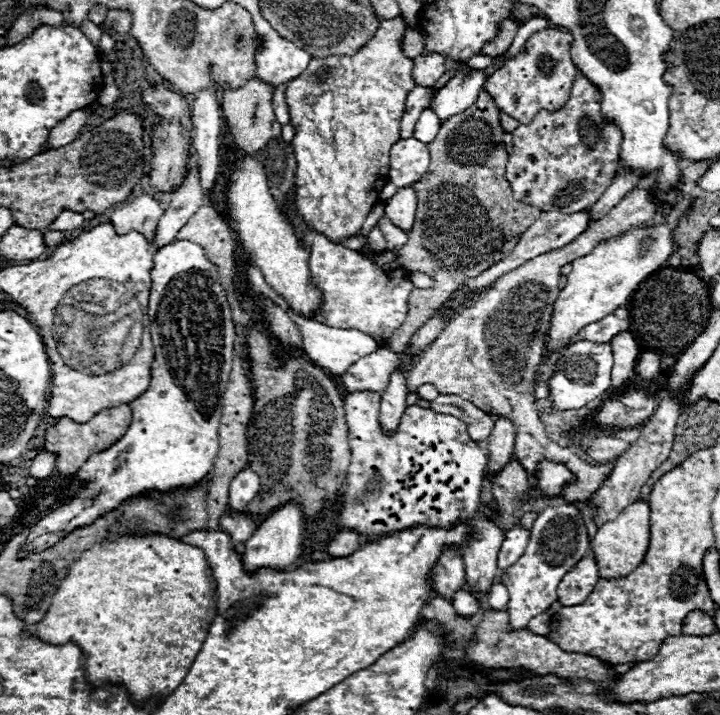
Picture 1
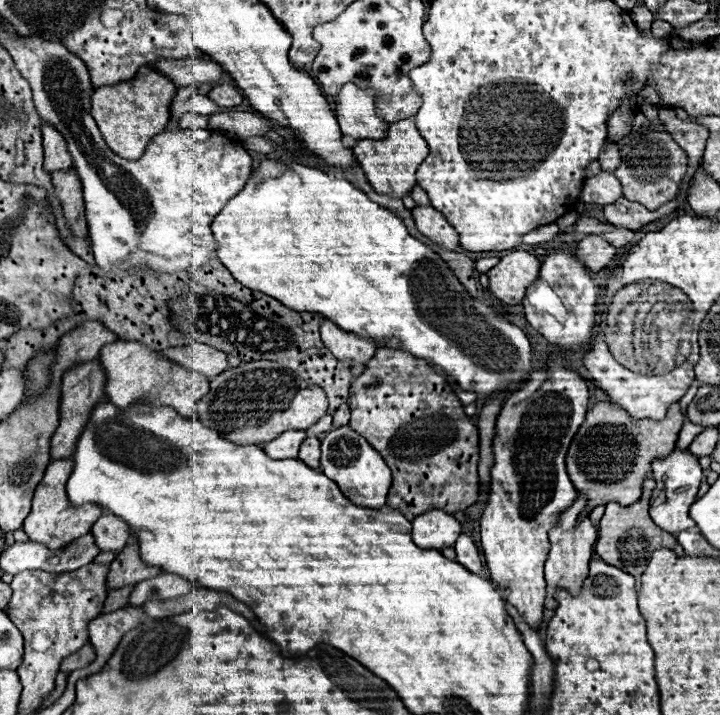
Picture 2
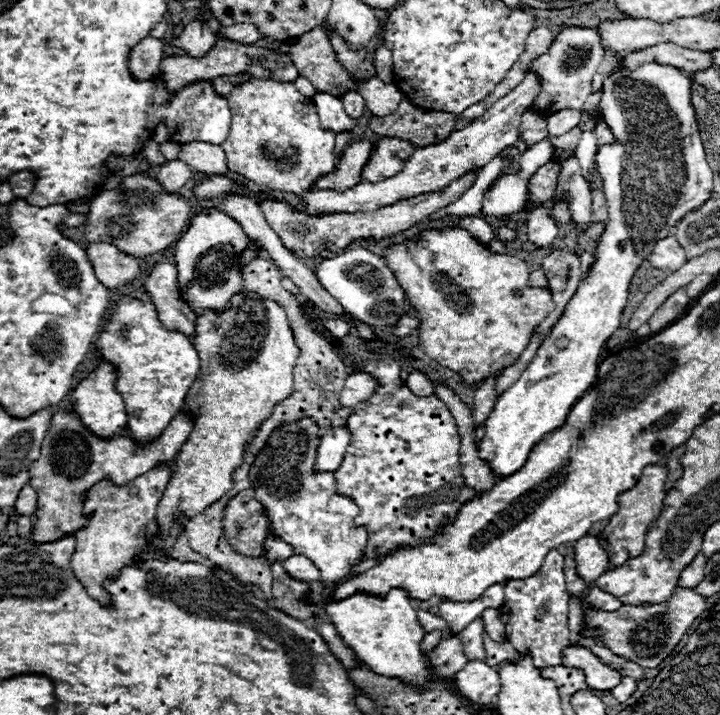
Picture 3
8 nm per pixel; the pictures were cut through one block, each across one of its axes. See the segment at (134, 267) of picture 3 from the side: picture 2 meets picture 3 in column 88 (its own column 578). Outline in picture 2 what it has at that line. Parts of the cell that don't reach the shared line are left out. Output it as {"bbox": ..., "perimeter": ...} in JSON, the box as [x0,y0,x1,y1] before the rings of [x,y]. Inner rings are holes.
{"bbox":[574,236,616,272],"perimeter":[[[586,236],[584,240],[578,242],[574,254],[578,254],[578,258],[582,258],[582,262],[586,262],[586,266],[590,266],[590,270],[598,272],[614,258],[616,248],[610,246],[600,236]]]}

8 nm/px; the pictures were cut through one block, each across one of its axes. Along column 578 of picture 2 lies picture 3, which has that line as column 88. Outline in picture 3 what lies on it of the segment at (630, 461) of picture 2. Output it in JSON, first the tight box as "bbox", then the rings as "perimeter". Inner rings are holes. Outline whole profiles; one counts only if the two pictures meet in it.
{"bbox":[30,412,192,544],"perimeter":[[[56,412],[50,420],[46,438],[42,440],[40,458],[30,466],[30,486],[38,492],[38,510],[32,540],[36,544],[42,544],[58,540],[66,534],[76,534],[86,524],[86,516],[82,514],[84,498],[88,490],[100,480],[108,478],[112,484],[122,486],[136,476],[152,470],[156,464],[172,460],[190,436],[192,422],[186,420],[186,414],[182,418],[174,416],[174,420],[156,440],[142,446],[134,438],[122,434],[100,438],[92,434],[74,412]]]}

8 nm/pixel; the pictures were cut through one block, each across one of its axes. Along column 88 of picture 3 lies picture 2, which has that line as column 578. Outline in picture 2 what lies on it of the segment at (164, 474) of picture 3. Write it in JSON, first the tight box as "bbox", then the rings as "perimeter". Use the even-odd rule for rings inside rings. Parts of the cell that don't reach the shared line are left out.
{"bbox":[544,492,598,610],"perimeter":[[[578,492],[578,498],[574,502],[574,506],[570,510],[564,510],[558,516],[558,526],[554,526],[554,530],[550,530],[550,552],[548,552],[548,560],[544,566],[544,574],[546,574],[546,608],[554,610],[558,606],[558,600],[554,598],[556,590],[566,590],[570,594],[580,594],[584,580],[588,578],[588,564],[592,560],[592,548],[596,542],[596,532],[598,528],[590,522],[590,518],[580,518],[582,510],[584,510],[586,498],[582,498],[582,494]]]}

